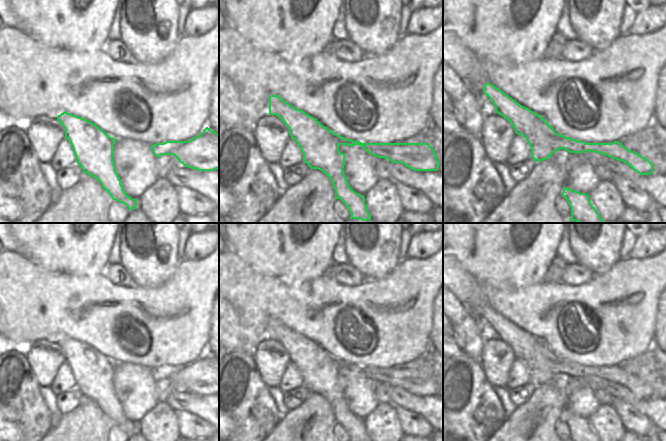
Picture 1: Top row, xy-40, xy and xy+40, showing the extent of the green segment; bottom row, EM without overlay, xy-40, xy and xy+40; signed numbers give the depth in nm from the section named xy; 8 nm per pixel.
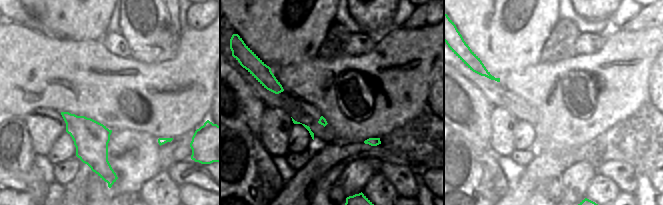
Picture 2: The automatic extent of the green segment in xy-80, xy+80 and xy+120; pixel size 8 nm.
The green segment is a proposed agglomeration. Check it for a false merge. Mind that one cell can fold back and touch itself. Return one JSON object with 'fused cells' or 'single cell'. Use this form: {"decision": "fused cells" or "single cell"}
{"decision": "fused cells"}

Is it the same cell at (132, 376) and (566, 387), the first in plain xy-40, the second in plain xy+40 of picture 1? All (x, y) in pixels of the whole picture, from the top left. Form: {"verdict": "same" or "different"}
{"verdict": "different"}

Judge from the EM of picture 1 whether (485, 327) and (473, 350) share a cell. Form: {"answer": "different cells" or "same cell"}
{"answer": "different cells"}

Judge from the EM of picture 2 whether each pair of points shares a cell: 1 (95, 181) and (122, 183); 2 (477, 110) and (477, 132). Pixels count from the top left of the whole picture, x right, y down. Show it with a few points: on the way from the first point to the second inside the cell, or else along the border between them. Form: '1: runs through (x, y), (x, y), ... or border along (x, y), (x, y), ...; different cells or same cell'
1: border along (109, 188), (110, 194); different cells
2: runs through (477, 115), (477, 127); same cell

